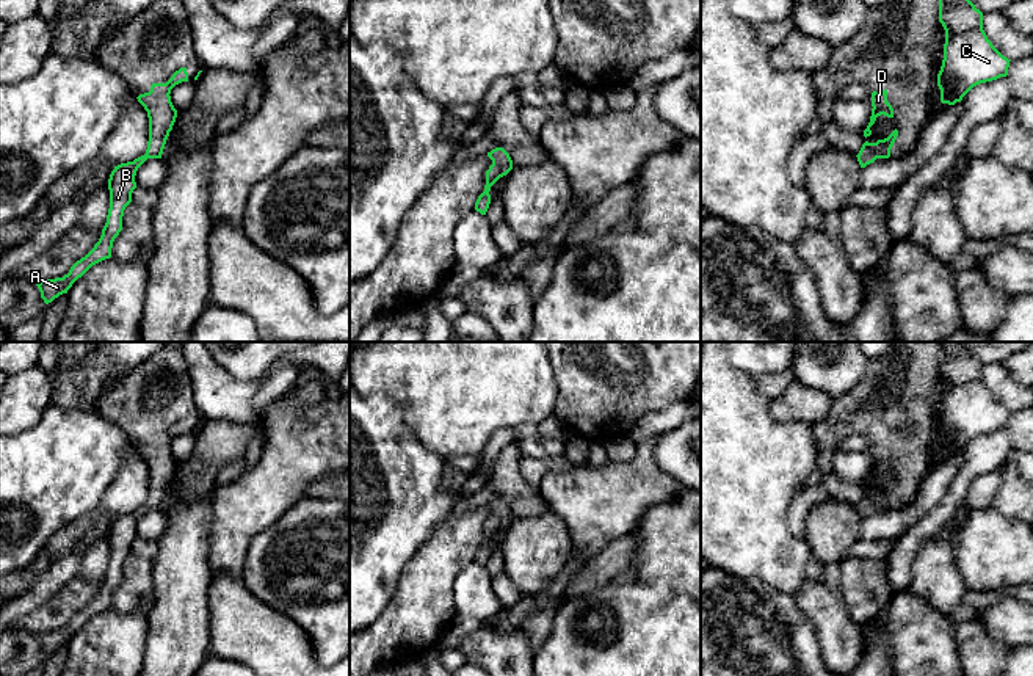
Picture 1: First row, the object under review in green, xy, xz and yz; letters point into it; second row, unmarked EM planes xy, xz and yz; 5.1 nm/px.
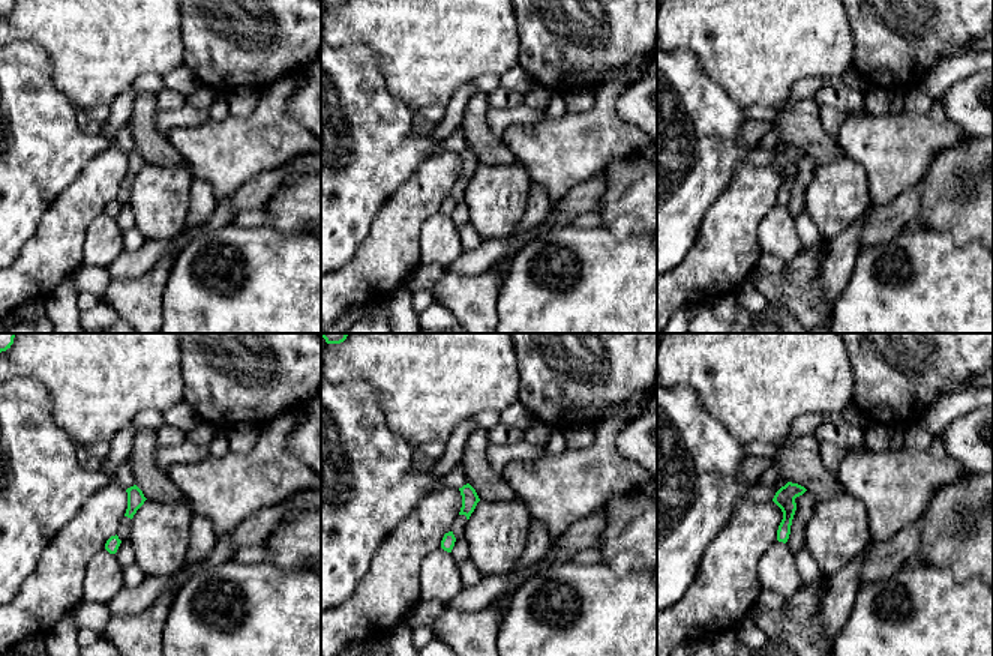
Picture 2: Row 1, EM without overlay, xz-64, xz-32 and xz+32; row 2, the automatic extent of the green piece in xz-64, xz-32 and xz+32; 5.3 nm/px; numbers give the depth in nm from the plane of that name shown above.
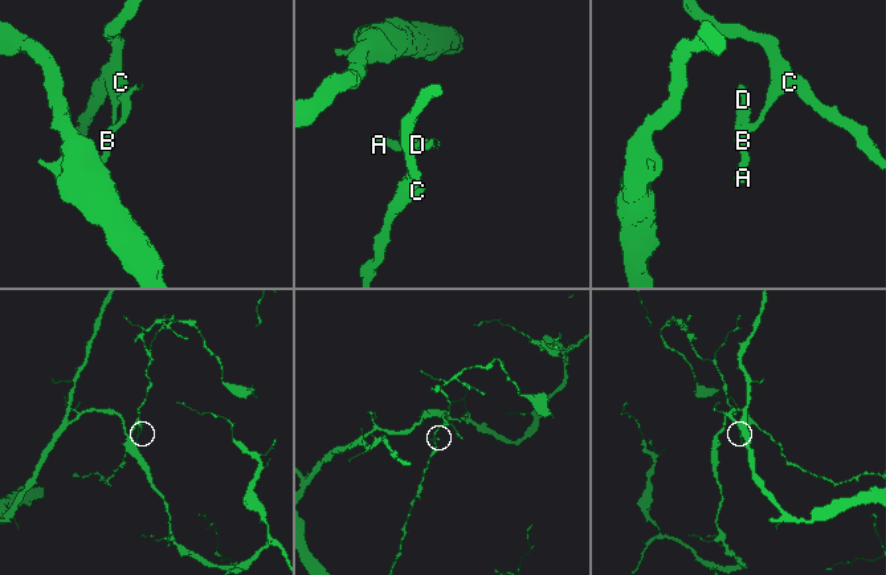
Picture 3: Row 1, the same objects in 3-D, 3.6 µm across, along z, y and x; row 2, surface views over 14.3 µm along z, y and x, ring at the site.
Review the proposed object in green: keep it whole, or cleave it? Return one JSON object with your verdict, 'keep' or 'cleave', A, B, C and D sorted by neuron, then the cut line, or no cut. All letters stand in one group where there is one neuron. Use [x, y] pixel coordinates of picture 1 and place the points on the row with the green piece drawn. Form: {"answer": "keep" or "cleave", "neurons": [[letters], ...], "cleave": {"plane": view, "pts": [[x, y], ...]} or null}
{"answer": "cleave", "neurons": [["A", "B", "D"], ["C"]], "cleave": {"plane": "xz", "pts": [[492, 162], [499, 168], [499, 178]]}}

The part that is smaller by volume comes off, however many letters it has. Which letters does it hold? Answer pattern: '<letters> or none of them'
A, B, D

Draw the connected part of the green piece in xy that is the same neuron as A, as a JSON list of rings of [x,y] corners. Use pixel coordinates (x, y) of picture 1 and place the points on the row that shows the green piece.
[[[133,162],[114,166],[108,179],[110,209],[102,235],[94,248],[71,267],[67,274],[36,284],[45,304],[67,293],[72,284],[92,265],[111,257],[113,242],[122,231],[124,210],[132,202],[132,193],[136,188],[136,171],[138,166]]]

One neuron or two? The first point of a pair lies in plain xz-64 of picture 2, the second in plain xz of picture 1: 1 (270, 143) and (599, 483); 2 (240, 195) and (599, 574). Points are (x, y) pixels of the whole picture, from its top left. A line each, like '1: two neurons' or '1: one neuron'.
1: one neuron
2: one neuron

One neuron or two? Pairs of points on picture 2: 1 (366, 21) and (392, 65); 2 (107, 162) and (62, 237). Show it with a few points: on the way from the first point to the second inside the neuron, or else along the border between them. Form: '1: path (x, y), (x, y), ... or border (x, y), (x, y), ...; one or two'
1: path (377, 32), (392, 47), (392, 54); one
2: path (99, 180), (66, 219); one

